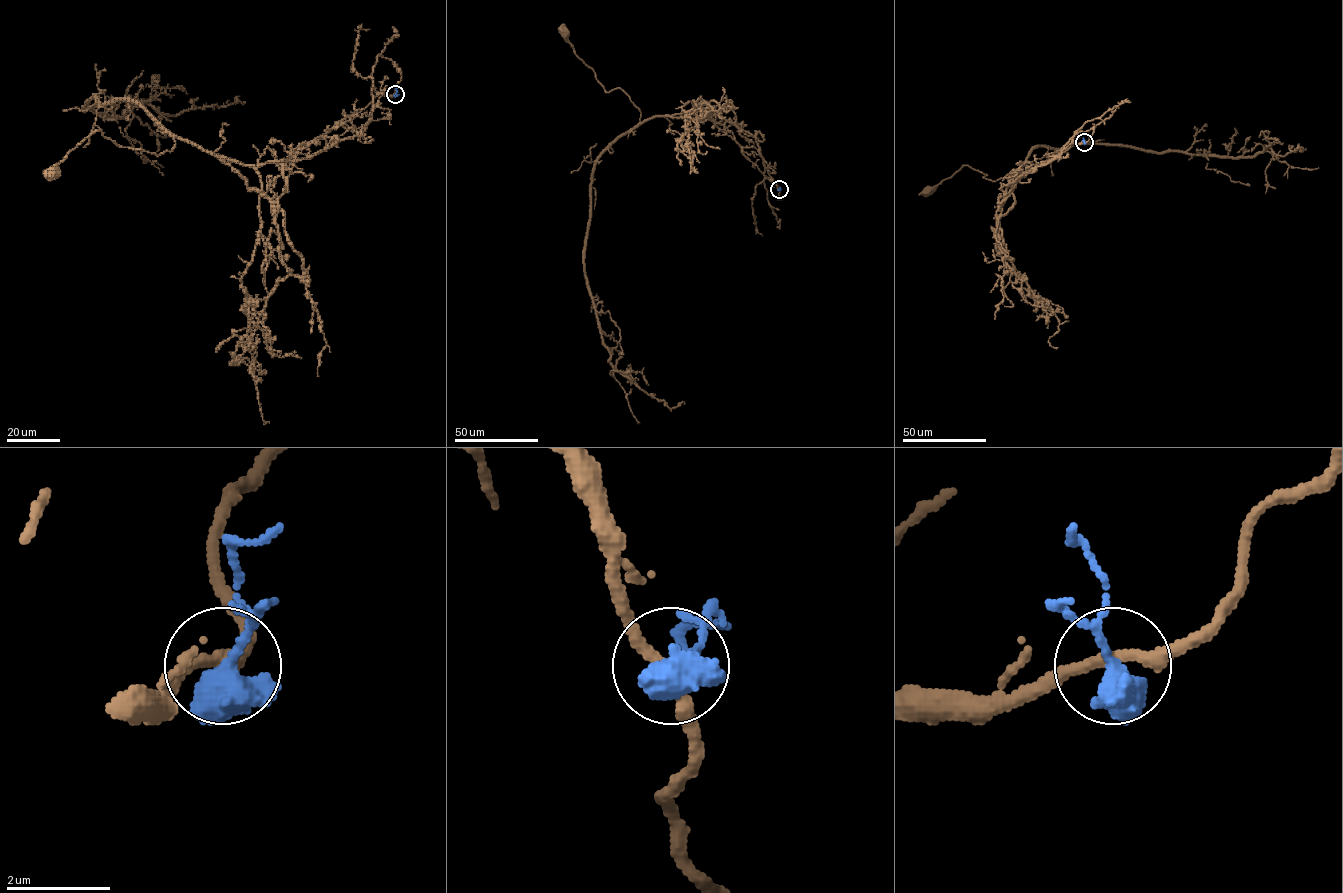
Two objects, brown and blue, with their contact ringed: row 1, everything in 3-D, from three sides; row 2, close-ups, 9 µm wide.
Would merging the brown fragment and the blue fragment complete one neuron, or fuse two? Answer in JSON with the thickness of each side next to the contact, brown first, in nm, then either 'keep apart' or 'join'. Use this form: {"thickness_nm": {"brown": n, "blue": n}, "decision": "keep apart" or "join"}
{"thickness_nm": {"brown": 220, "blue": 480}, "decision": "keep apart"}

